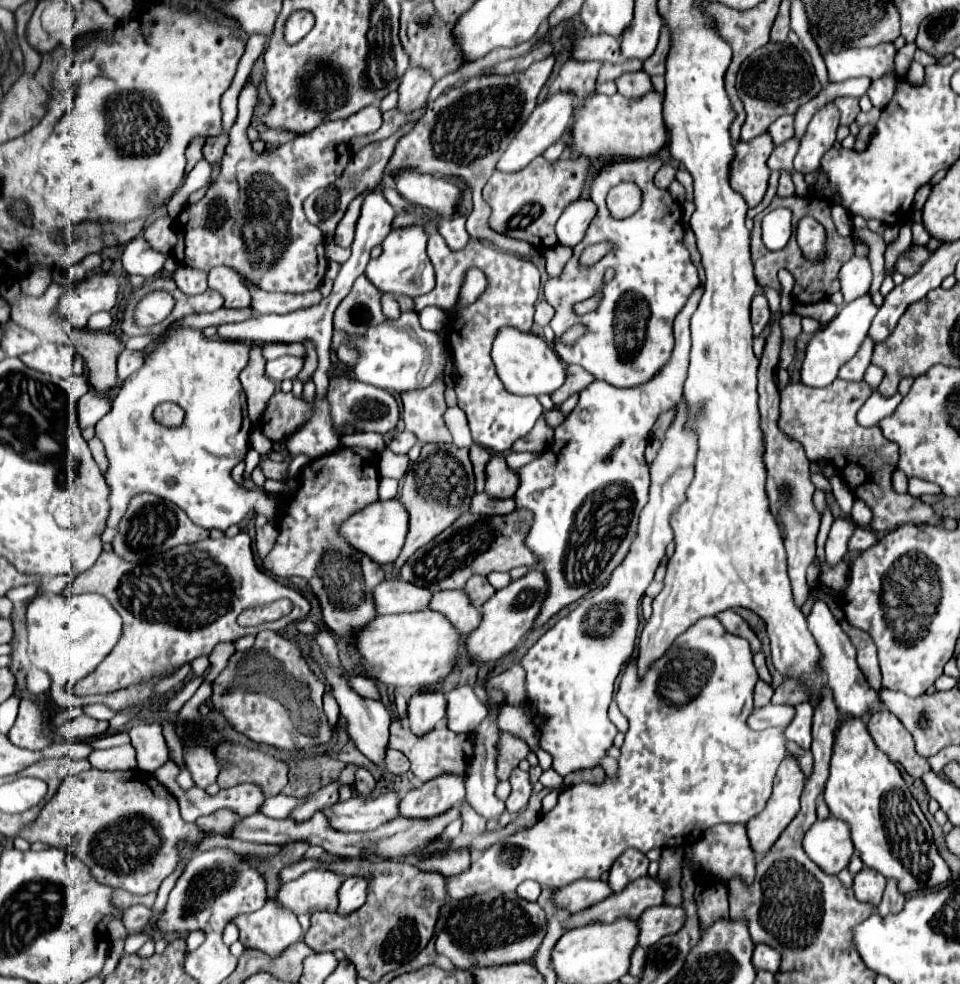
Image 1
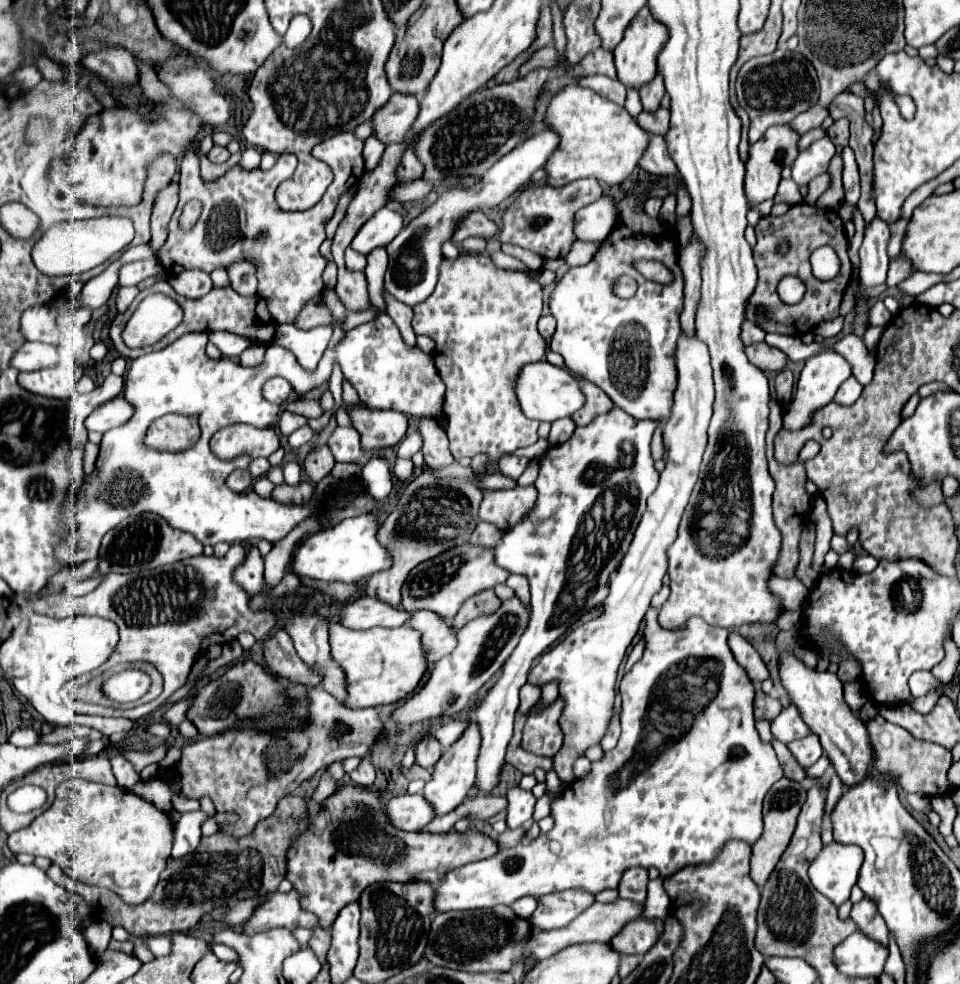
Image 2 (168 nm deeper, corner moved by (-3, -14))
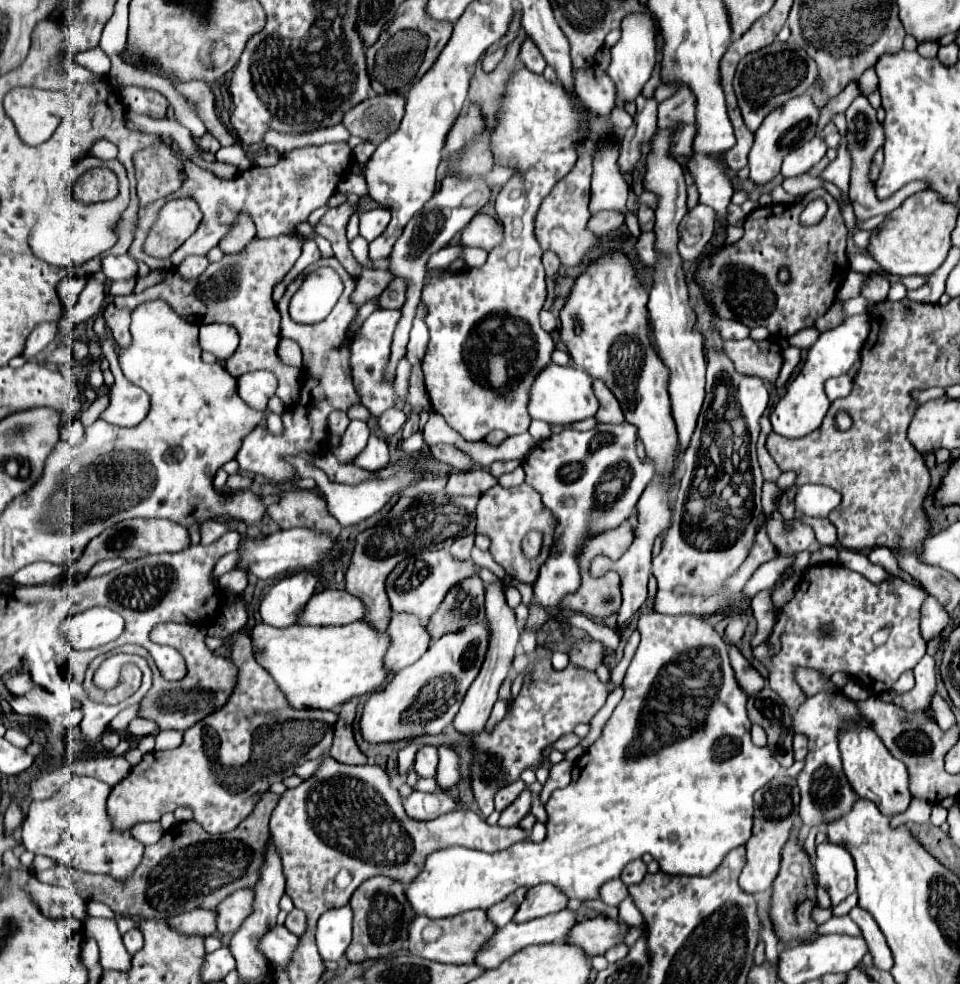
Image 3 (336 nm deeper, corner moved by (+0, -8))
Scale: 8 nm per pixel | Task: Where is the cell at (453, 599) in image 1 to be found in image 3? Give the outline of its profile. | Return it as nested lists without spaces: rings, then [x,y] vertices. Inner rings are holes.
[[[392,615],[386,633],[390,639],[390,649],[386,651],[384,665],[390,673],[396,673],[414,661],[418,661],[430,647],[430,635],[424,625],[414,615]]]

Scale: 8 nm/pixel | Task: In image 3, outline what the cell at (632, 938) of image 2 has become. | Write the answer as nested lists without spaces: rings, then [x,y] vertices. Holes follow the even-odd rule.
[[[592,917],[578,921],[564,941],[566,945],[578,945],[588,959],[596,955],[604,955],[610,947],[622,943],[626,933],[626,925],[606,919],[606,917]]]

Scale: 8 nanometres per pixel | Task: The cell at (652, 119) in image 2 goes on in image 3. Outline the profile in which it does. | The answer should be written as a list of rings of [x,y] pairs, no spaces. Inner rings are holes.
[[[680,89],[674,97],[658,105],[658,127],[668,127],[678,121],[694,125],[694,93],[690,89]]]

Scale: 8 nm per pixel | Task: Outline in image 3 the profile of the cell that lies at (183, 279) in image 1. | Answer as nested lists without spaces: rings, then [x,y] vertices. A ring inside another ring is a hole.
[[[190,255],[182,261],[182,265],[178,267],[178,273],[186,279],[196,279],[204,269],[208,267],[208,259],[200,257],[200,255]]]

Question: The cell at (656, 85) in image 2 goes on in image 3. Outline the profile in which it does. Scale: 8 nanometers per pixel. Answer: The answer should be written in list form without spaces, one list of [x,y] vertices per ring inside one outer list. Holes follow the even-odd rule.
[[[642,95],[636,97],[636,115],[634,123],[626,129],[622,139],[622,153],[618,159],[618,165],[624,173],[632,173],[636,169],[636,163],[642,159],[640,147],[648,143],[656,131],[656,109],[658,103],[654,99],[646,99]]]

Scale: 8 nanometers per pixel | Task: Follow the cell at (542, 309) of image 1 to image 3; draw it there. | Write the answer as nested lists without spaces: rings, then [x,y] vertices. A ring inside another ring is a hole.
[[[542,309],[540,312],[540,324],[546,332],[552,333],[558,327],[558,319],[551,311]]]

